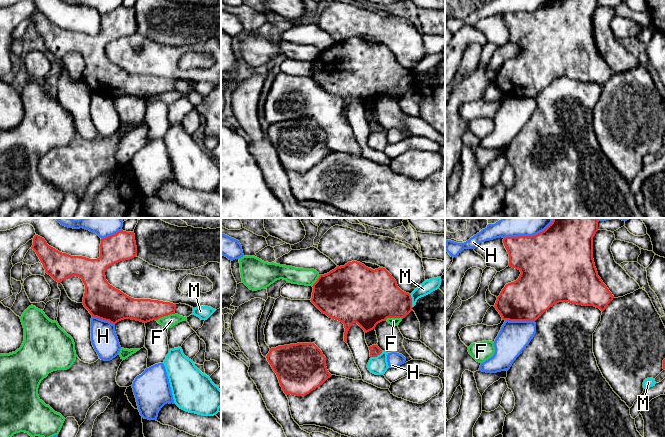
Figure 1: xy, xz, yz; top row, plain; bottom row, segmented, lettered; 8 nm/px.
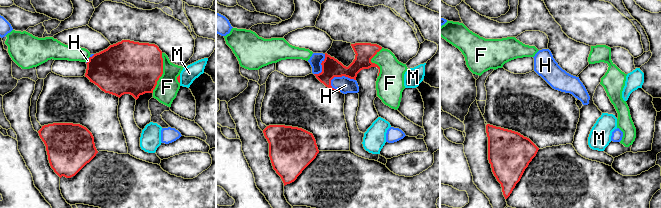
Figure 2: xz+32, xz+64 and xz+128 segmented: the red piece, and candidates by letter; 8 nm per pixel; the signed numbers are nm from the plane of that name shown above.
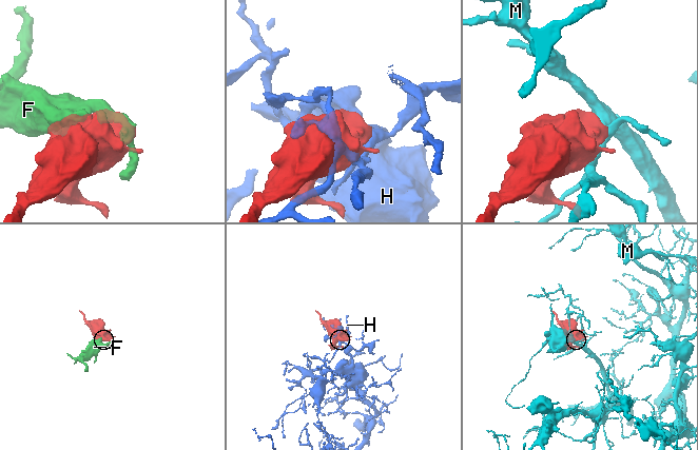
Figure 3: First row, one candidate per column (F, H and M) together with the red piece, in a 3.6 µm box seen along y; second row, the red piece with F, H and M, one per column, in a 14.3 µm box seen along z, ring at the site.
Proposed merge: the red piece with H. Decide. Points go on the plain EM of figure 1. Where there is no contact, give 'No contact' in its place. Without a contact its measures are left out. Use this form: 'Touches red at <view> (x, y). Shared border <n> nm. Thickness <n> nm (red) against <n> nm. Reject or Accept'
Touches red at yz (520, 96). Shared border 240 nm. Thickness 360 nm (red) against 240 nm. Reject

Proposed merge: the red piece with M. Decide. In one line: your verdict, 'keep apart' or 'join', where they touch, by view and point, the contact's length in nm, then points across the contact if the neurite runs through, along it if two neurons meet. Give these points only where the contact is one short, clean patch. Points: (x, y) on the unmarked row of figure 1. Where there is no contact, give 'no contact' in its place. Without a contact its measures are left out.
keep apart; contact xz (411, 77); length 110 nm

